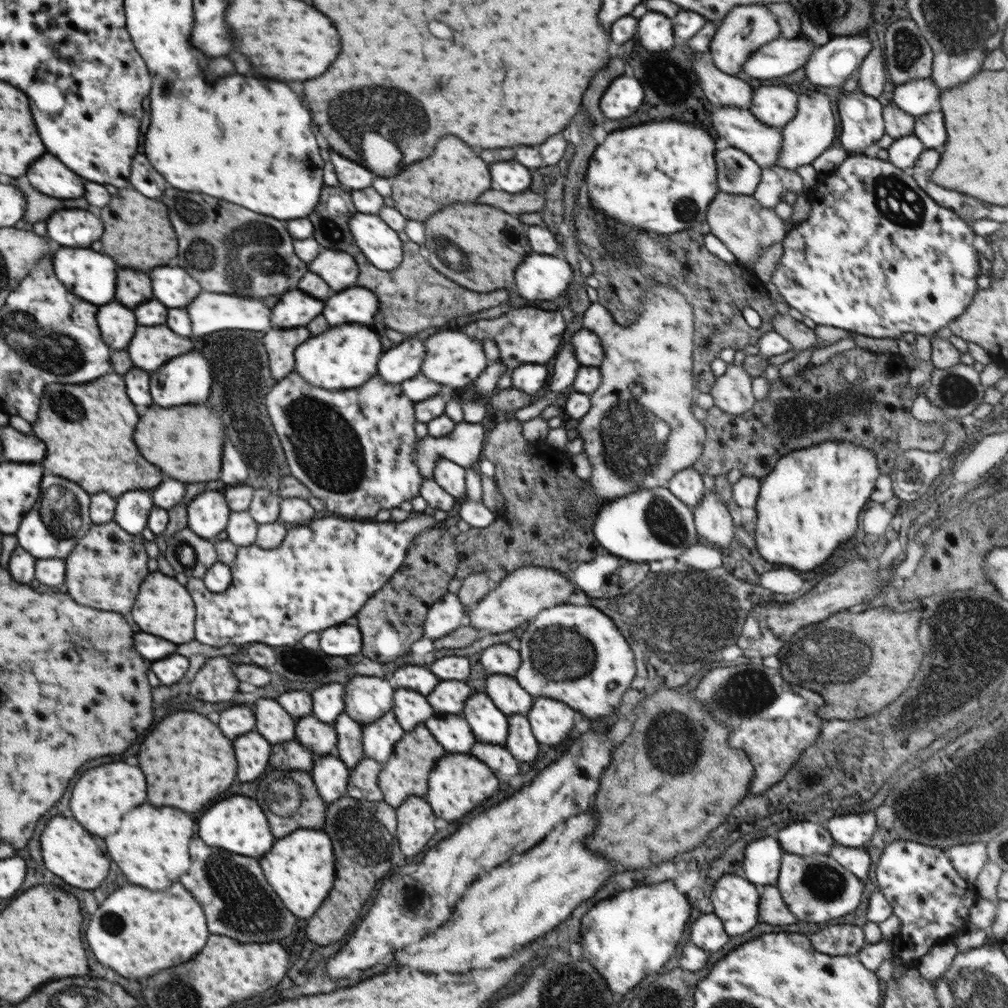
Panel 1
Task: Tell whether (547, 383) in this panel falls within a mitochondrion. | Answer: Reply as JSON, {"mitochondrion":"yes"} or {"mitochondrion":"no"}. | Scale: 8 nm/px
{"mitochondrion":"no"}

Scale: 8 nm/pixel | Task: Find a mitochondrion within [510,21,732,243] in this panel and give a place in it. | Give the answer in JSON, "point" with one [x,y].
{"point":[686,208]}

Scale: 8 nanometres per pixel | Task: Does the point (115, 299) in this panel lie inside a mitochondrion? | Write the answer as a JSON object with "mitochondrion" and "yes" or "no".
{"mitochondrion":"no"}

